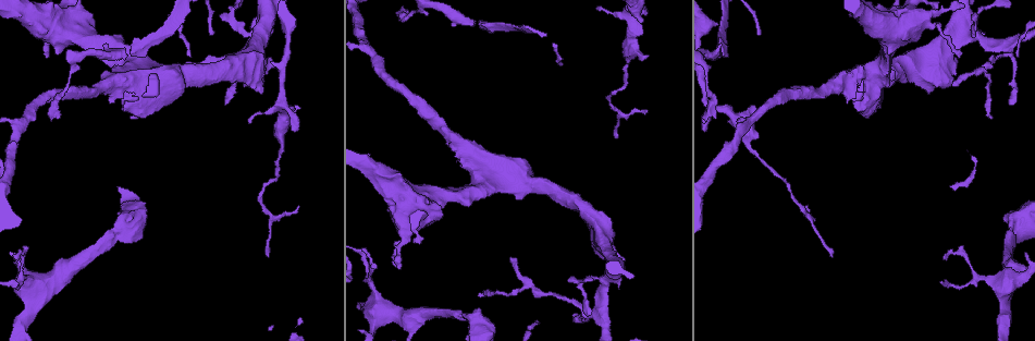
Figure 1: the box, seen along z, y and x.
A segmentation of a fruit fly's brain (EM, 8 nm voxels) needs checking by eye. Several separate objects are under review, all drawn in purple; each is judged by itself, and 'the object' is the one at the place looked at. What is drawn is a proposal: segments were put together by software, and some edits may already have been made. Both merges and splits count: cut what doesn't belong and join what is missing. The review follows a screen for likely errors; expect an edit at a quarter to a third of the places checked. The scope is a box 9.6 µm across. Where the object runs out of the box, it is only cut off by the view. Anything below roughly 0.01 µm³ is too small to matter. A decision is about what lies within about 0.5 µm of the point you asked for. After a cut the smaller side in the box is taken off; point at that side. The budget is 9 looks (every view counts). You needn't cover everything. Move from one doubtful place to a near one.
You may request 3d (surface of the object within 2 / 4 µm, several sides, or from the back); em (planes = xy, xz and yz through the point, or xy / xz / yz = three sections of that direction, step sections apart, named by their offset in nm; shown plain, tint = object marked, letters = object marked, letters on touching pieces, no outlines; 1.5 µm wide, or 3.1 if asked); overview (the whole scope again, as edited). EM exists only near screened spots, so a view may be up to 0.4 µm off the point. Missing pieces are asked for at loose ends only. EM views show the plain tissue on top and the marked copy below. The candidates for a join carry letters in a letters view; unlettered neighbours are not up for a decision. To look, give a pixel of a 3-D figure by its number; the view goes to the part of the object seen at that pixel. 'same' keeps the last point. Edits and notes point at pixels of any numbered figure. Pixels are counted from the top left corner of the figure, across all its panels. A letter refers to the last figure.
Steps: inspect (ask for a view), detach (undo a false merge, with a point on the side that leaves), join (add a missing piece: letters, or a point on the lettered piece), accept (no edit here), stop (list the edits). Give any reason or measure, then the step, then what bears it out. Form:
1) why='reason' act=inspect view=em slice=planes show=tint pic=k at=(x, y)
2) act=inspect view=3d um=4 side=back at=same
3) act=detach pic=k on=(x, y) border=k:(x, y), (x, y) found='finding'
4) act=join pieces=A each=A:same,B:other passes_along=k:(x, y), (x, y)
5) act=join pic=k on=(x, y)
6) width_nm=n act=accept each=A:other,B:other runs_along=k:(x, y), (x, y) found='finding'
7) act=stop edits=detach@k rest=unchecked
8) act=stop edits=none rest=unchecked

why='free end' act=inspect view=3d um=4 pic=1 at=(753, 105)

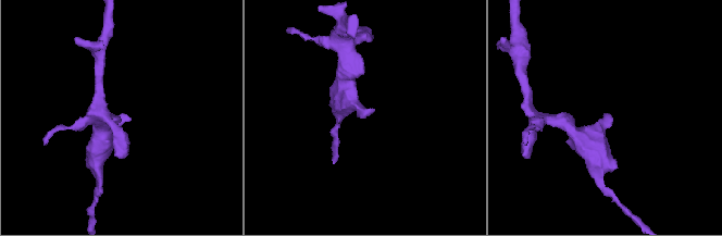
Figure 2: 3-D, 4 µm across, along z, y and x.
why='now the EM' act=inspect view=em slice=yz step=8 show=tint pic=2 at=(606, 118)

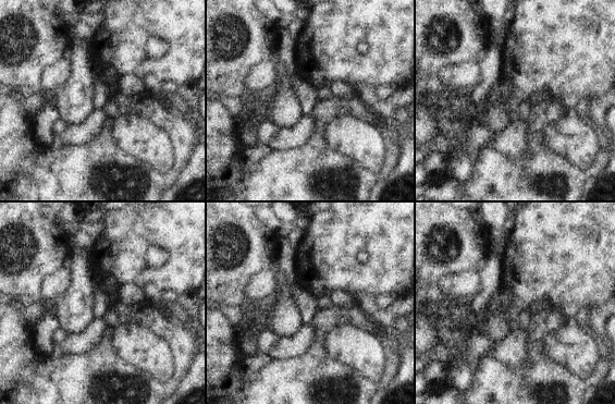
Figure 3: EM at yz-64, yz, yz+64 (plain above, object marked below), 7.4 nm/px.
act=inspect view=em slice=planes show=letters at=same

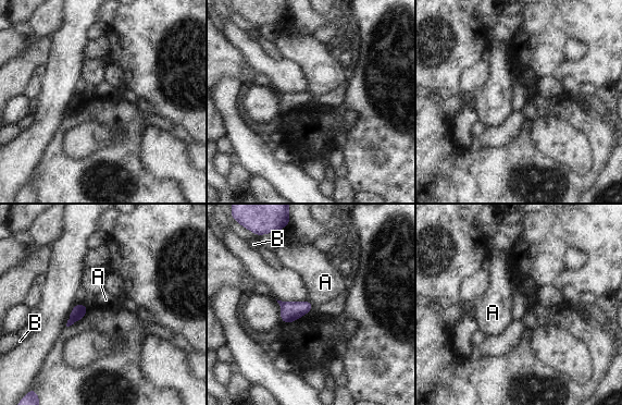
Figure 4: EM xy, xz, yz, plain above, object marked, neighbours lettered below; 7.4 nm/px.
act=accept each=A:other,B:other border=4:(309, 299), (312, 307), (306, 314) found='none of them fits'

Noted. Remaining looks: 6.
why='thin end' act=inspect view=3d um=4 pic=1 at=(575, 313)

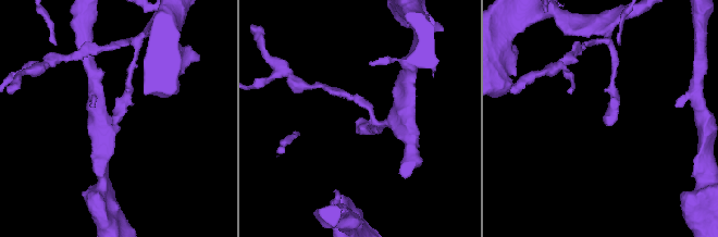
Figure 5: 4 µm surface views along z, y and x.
why='shape alone is not enough' act=inspect view=em slice=planes show=letters pic=5 at=(114, 124)

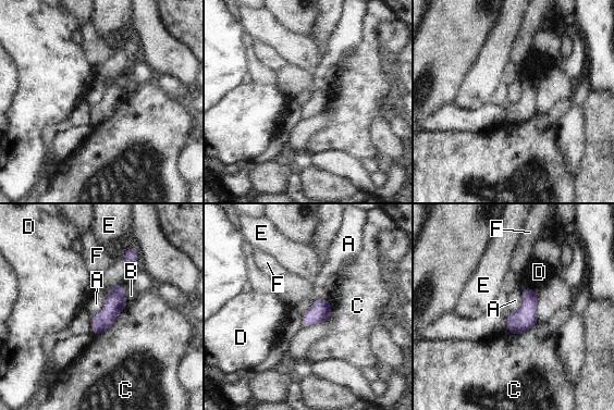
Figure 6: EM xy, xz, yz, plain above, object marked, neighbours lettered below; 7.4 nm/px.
longest_contact=C:340nm act=accept each=A:other,B:other,C:other,D:other,E:other,F:other found='no lettered piece goes on from it'

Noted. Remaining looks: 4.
why='a fork' act=inspect view=em slice=planes show=letters pic=1 at=(979, 69)

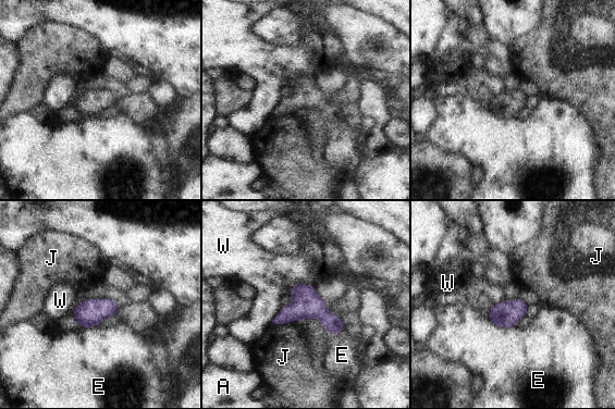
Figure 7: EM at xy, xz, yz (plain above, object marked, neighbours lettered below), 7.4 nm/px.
act=accept each=A:other,E:other,J:other,W:other border=7:(315, 285), (296, 284), (287, 294) found='continuous, no second neuron'

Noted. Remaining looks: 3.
why='three-way junction' act=inspect view=em slice=planes show=tint pic=1 at=(242, 28)

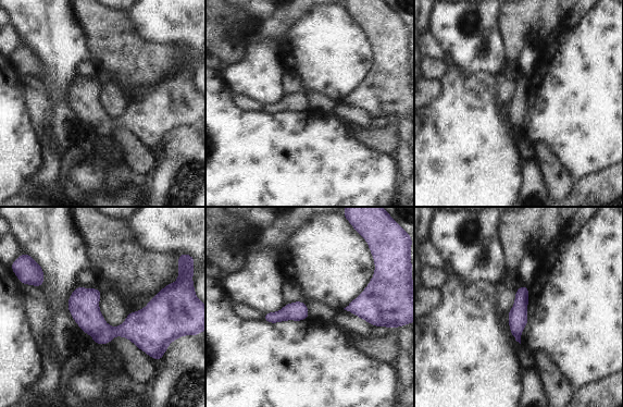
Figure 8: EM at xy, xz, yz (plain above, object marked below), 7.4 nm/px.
why='what lies round it' act=inspect view=em slice=planes show=letters at=same

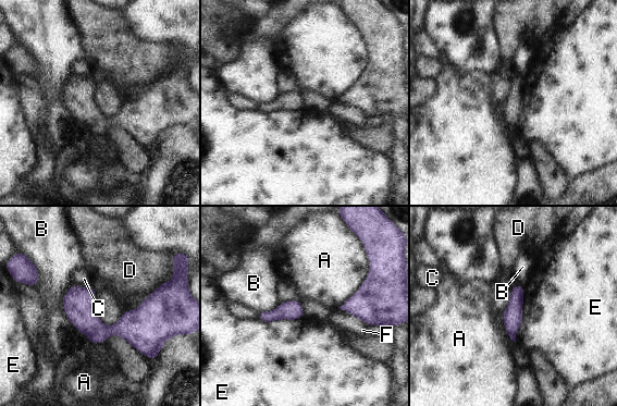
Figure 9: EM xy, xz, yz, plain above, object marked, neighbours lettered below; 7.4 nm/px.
act=accept each=A:other,B:other,C:other,D:other,E:other,F:other runs_along=9:(64, 303), (96, 330), (128, 328), (151, 305) found='one neuron here'

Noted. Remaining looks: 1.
act=stop edits=none rest=unchecked

